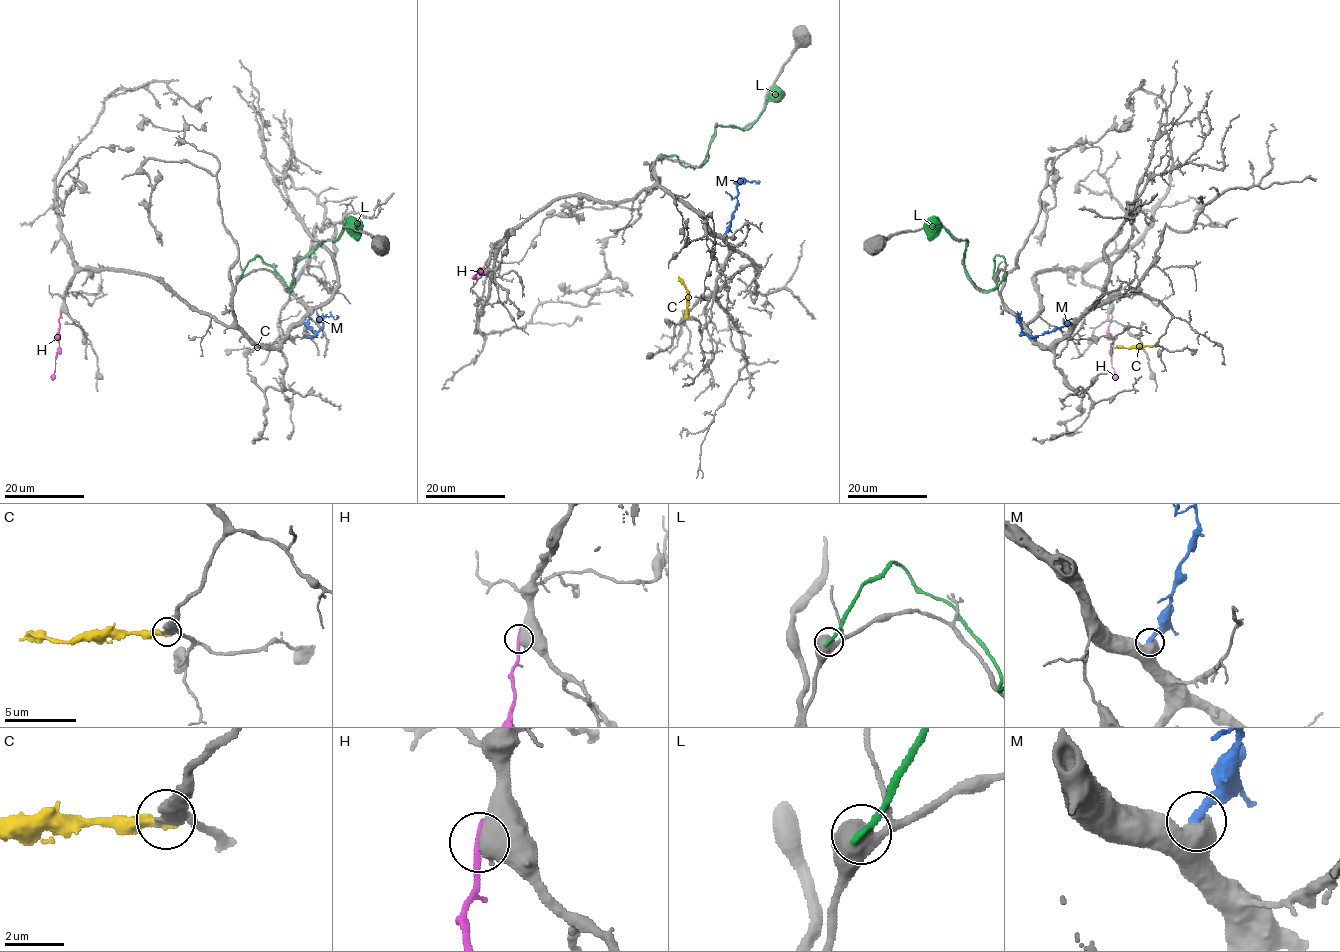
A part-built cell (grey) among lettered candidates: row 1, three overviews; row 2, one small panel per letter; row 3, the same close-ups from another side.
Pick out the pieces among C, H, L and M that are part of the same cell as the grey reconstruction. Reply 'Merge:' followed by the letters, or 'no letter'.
Merge: M

